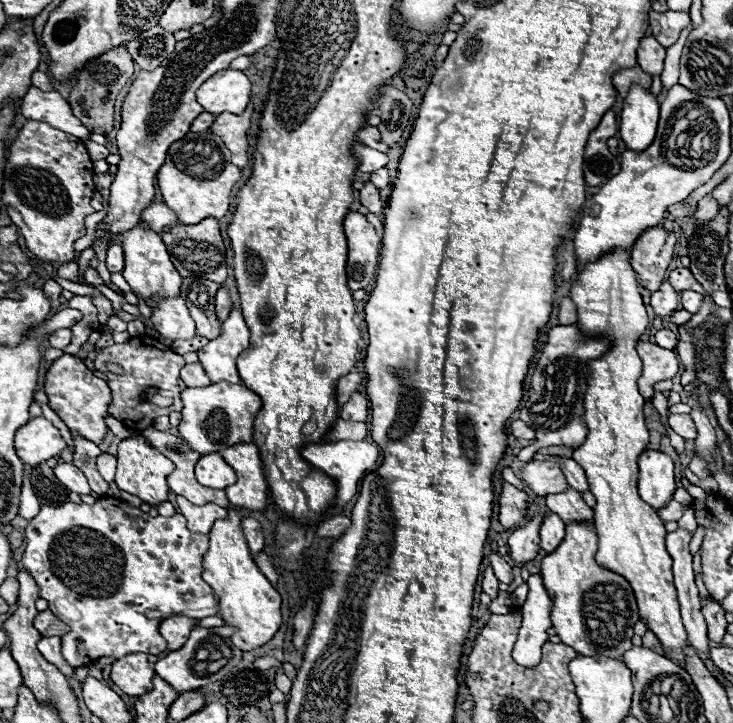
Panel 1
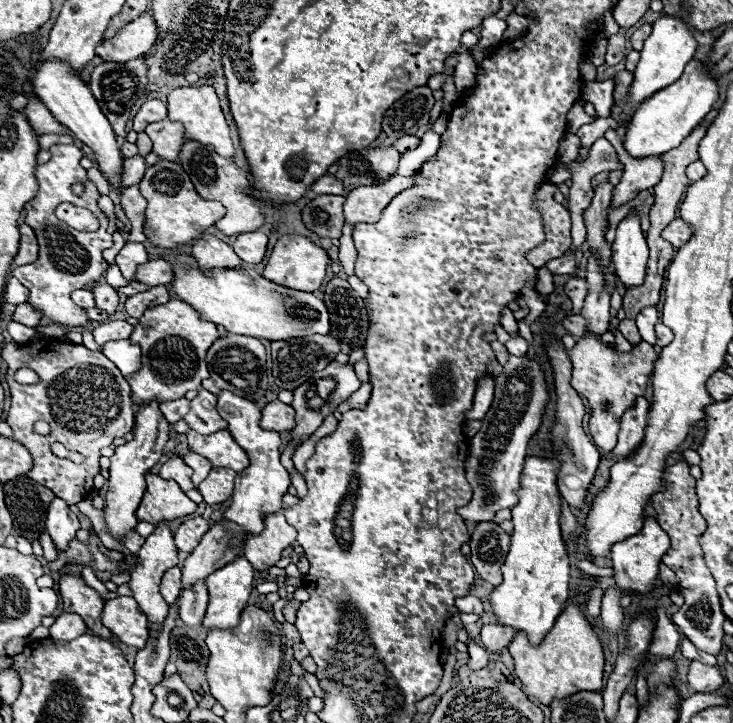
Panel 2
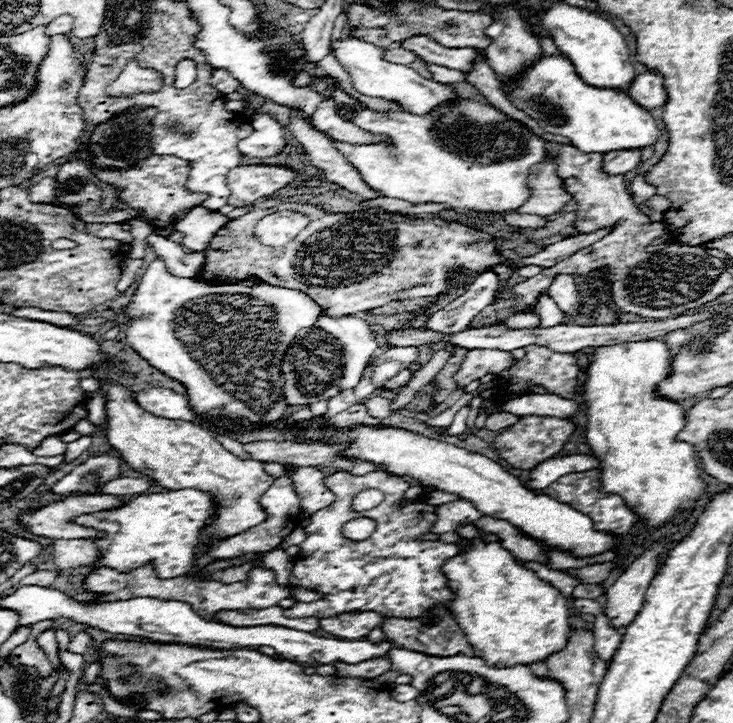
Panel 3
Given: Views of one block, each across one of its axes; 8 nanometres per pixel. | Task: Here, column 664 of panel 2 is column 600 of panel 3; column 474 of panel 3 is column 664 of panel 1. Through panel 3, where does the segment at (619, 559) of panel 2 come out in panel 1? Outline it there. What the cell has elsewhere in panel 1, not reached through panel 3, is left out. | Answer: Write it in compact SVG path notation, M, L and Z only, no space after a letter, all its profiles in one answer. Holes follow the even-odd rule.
M646 450L638 458L638 494L652 508L664 508L676 490L674 462L668 454L658 450Z

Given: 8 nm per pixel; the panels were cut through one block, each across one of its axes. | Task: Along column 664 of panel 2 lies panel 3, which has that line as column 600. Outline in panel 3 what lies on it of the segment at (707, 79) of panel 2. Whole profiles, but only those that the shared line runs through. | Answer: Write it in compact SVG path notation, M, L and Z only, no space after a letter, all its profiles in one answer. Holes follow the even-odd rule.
M542 54L530 66L530 82L520 82L520 88L506 98L536 120L544 132L568 138L582 152L612 152L624 148L652 146L660 132L646 108L636 104L628 94L614 88L588 86L564 56Z

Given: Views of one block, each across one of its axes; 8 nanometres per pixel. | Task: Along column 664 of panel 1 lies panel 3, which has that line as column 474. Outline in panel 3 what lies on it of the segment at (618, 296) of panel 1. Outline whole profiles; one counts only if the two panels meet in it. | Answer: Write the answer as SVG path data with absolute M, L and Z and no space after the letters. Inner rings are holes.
M464 524L456 530L462 540L472 540L476 536L476 548L472 552L460 552L448 564L444 564L444 574L456 588L456 600L452 602L452 614L458 626L464 630L468 642L474 646L474 656L486 660L488 666L510 668L516 664L534 664L546 660L550 654L562 650L568 642L570 624L568 624L568 604L566 598L552 588L550 584L538 580L532 570L526 570L514 562L514 556L504 550L500 544L484 544L484 532L478 532L472 524Z

